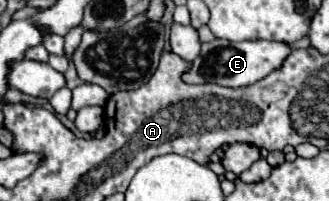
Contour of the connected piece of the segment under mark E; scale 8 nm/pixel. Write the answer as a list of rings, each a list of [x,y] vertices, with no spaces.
[[[214,39],[210,43],[202,45],[200,55],[194,59],[192,69],[182,75],[186,83],[218,83],[224,87],[246,87],[260,79],[264,79],[268,73],[280,69],[284,63],[284,57],[288,57],[292,49],[286,43],[280,41],[242,41],[232,43],[224,39]]]

